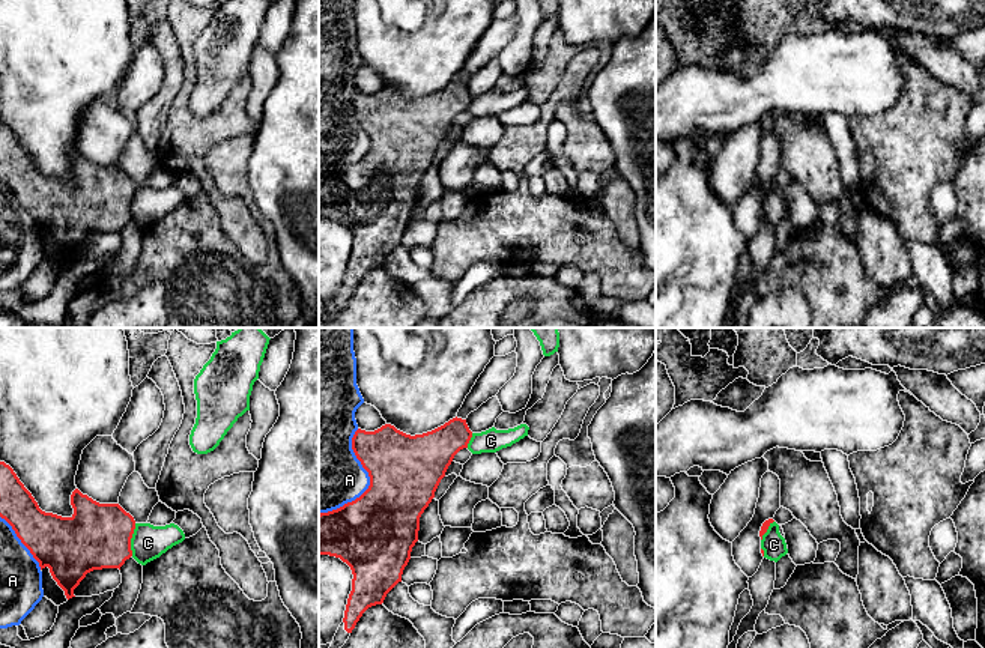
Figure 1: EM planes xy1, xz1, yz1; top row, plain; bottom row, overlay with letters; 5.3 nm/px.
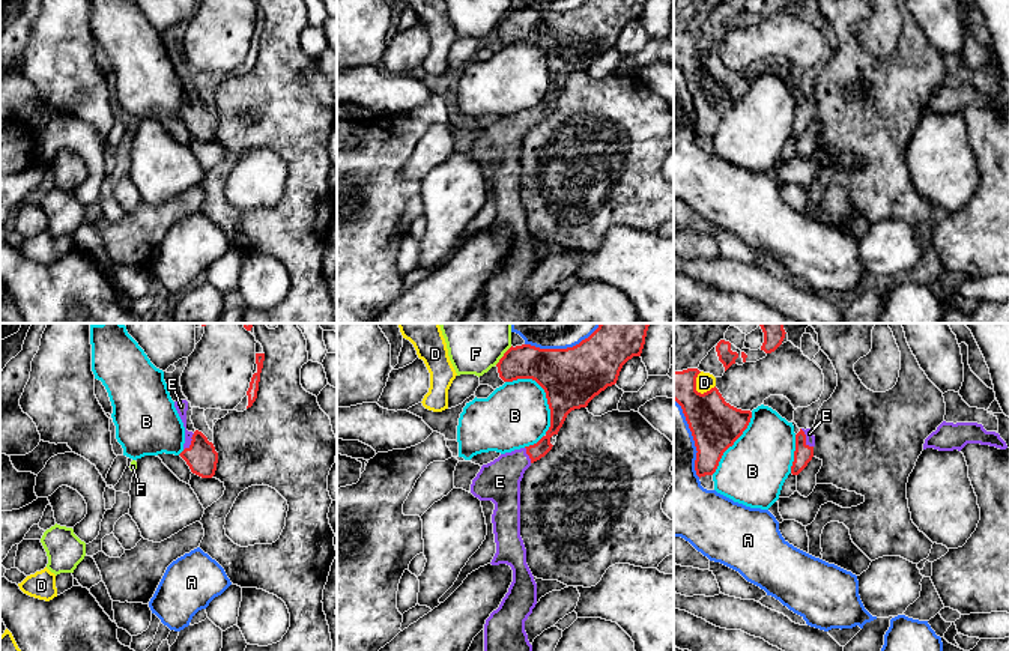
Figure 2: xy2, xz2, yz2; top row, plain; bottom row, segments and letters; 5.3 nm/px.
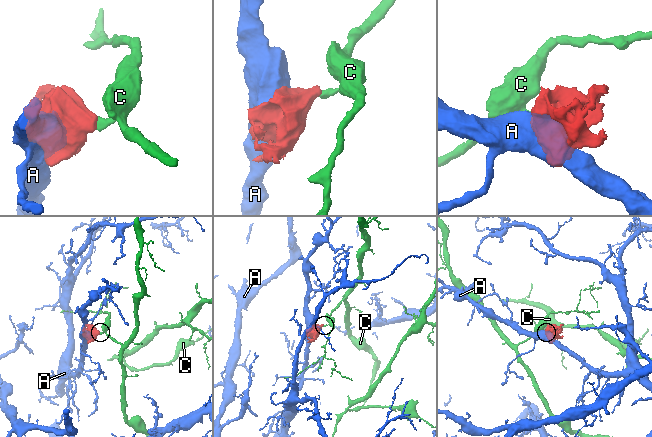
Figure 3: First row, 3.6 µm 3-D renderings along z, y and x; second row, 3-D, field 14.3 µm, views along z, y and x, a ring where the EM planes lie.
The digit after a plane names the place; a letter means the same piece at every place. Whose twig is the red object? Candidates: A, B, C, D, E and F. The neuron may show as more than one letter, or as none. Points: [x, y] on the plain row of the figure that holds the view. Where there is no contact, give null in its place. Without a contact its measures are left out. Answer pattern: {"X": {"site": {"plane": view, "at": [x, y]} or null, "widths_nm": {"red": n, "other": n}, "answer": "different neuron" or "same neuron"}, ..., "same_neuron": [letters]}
{"A": {"site": {"plane": "xz1", "at": [370, 146]}, "widths_nm": {"red": 400, "other": 380}, "answer": "different neuron"}, "B": {"site": {"plane": "xz2", "at": [551, 80]}, "widths_nm": {"red": 320, "other": 360}, "answer": "different neuron"}, "C": {"site": {"plane": "xy1", "at": [130, 203]}, "widths_nm": {"red": 360, "other": 190}, "answer": "different neuron"}, "D": {"site": {"plane": "yz2", "at": [695, 47]}, "widths_nm": {"red": 260, "other": 100}, "answer": "different neuron"}, "E": {"site": {"plane": "yz2", "at": [805, 102]}, "widths_nm": {"red": 100, "other": 50}, "answer": "same neuron"}, "F": {"site": {"plane": "xz2", "at": [504, 18]}, "widths_nm": {"red": 200, "other": 200}, "answer": "different neuron"}, "same_neuron": ["E"]}

